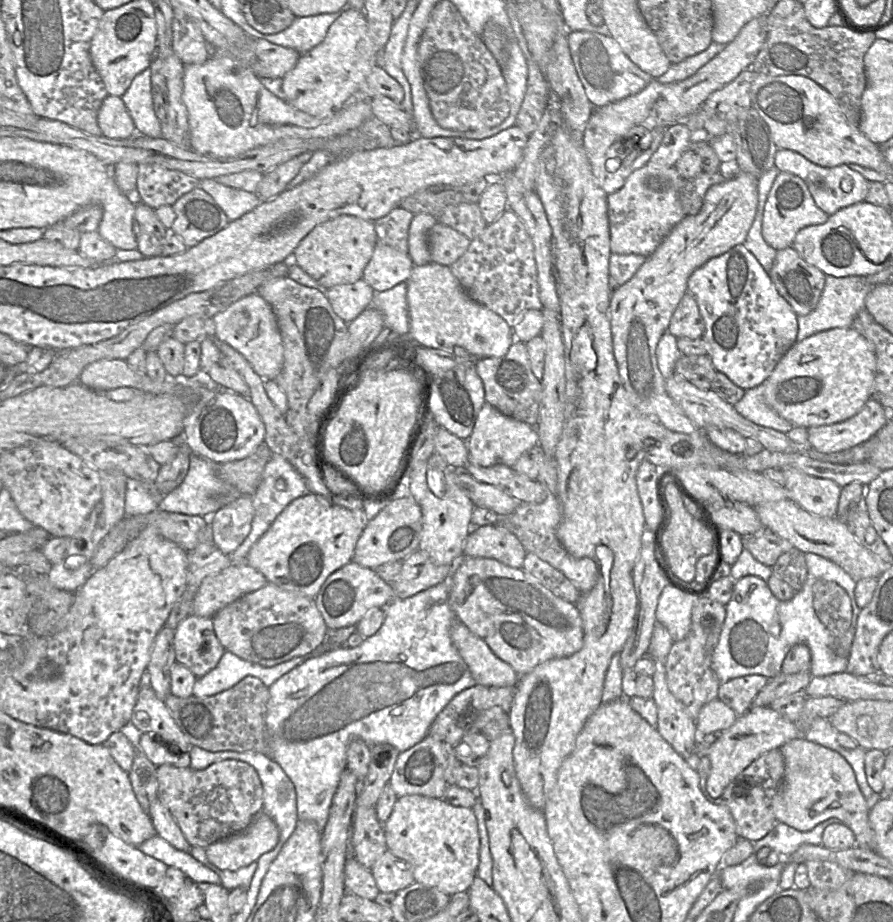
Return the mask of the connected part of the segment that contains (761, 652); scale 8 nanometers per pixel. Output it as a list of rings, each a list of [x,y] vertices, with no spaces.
[[[743,548],[741,554],[731,565],[730,576],[734,582],[733,594],[725,605],[726,618],[719,641],[712,655],[712,669],[720,683],[733,678],[759,674],[769,679],[781,672],[783,660],[796,644],[804,643],[811,654],[809,671],[812,676],[826,676],[846,672],[848,659],[857,627],[861,609],[855,598],[856,582],[840,566],[815,553],[805,553],[807,578],[801,588],[787,601],[781,601],[771,592],[766,581],[770,578],[772,567],[756,560]]]

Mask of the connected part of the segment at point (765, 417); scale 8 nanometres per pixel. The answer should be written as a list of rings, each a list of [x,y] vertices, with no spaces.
[[[764,383],[746,390],[742,399],[733,406],[740,415],[756,425],[785,434],[794,427],[767,404],[764,398]]]

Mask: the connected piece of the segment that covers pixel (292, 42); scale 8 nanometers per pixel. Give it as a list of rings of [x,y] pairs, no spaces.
[[[346,5],[334,13],[318,14],[309,17],[296,17],[285,30],[268,35],[251,27],[245,20],[244,32],[252,38],[264,39],[272,44],[296,50],[303,55],[320,44],[334,21],[350,8]]]

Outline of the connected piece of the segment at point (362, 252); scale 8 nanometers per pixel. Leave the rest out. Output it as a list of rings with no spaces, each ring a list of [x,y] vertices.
[[[341,215],[312,229],[295,248],[291,260],[328,290],[335,285],[362,279],[377,242],[374,222]]]

